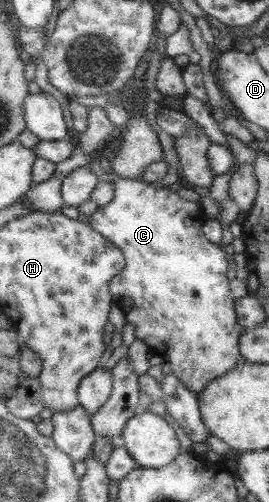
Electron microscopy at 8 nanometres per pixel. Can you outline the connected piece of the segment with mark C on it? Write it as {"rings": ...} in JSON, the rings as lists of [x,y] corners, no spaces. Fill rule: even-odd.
{"rings":[[[120,178],[115,185],[115,199],[107,206],[101,206],[95,215],[86,218],[93,229],[107,237],[112,243],[115,243],[126,254],[128,261],[127,267],[114,277],[111,282],[110,290],[114,293],[115,303],[119,304],[123,313],[126,315],[126,323],[134,323],[137,328],[138,338],[141,339],[149,349],[161,356],[168,356],[168,364],[173,368],[176,376],[196,394],[200,394],[207,386],[218,377],[229,373],[232,369],[238,367],[239,363],[244,361],[242,352],[242,333],[245,331],[237,310],[237,298],[231,291],[231,280],[229,280],[229,269],[234,267],[231,256],[222,245],[215,244],[204,233],[205,224],[208,222],[207,213],[200,202],[187,201],[179,193],[173,193],[166,187],[149,184],[144,180],[135,181],[135,179]]]}

